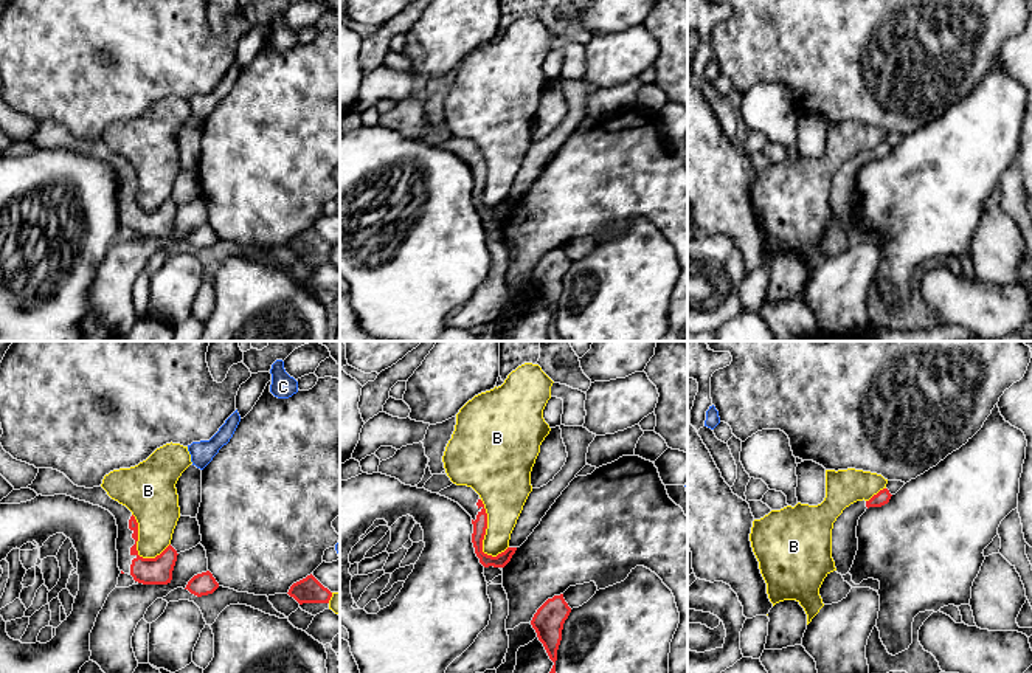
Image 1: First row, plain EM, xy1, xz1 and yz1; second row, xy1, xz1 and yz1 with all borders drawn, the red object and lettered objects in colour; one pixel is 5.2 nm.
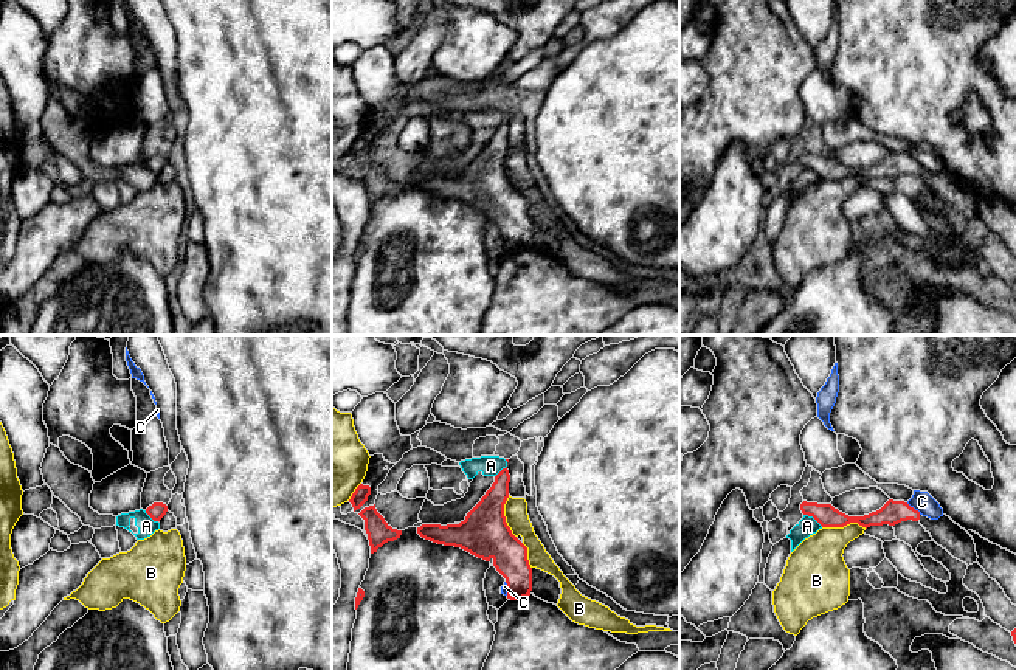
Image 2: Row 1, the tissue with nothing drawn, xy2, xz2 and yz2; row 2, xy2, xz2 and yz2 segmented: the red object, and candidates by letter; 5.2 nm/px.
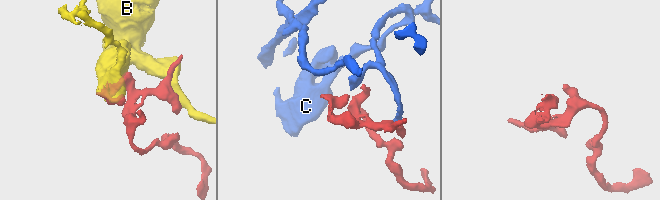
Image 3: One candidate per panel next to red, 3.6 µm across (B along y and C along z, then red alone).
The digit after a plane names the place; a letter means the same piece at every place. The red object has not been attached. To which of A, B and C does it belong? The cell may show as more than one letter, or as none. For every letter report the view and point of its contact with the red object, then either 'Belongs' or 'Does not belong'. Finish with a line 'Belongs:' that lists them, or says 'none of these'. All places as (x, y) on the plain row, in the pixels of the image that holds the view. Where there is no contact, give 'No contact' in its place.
A: Touches red at yz2 (813, 169). Does not belong
B: Touches red at xz1 (484, 185). Does not belong
C: Touches red at yz2 (912, 160). Does not belong
Belongs: none of these

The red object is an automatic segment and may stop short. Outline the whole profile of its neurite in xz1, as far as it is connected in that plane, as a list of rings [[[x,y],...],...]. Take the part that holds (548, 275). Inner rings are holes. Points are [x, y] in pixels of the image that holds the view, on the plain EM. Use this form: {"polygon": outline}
{"polygon": [[[563,247],[548,251],[534,267],[531,278],[537,285],[539,293],[543,296],[549,312],[554,315],[549,324],[549,340],[563,341],[557,332],[556,313],[557,302],[562,293],[563,276],[568,271],[571,261],[563,251]]]}

